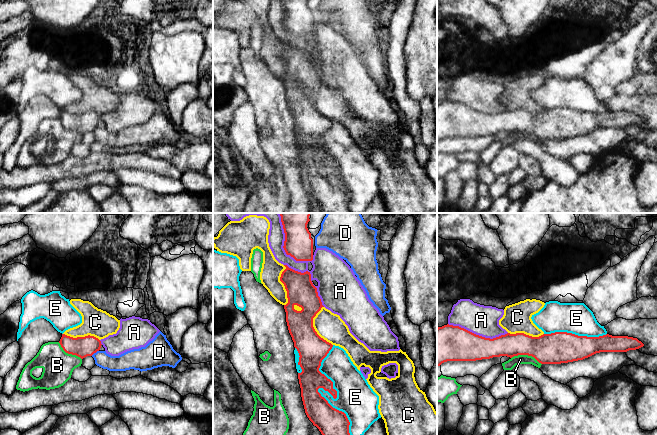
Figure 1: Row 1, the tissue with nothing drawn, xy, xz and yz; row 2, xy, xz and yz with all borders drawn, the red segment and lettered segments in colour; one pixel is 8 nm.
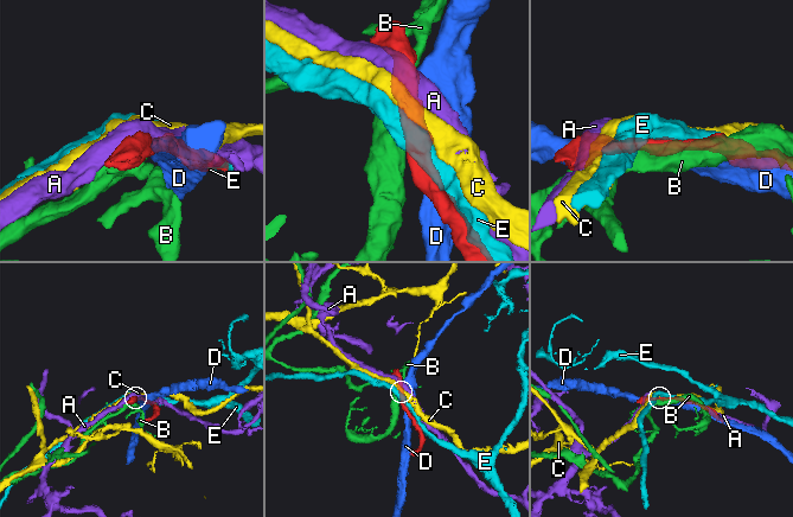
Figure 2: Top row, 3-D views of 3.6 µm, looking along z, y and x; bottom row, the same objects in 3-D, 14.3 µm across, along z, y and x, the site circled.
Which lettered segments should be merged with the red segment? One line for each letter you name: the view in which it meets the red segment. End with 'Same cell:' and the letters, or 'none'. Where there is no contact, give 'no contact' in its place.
Same cell: none

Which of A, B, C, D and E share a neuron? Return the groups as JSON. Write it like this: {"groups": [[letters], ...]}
{"groups": [["A"], ["B"], ["C"], ["D"], ["E"]]}

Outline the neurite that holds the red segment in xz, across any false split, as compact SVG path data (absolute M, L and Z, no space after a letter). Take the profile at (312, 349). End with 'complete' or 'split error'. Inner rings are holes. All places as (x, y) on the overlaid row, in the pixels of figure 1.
M287 265L284 266L286 269L282 272L280 281L287 291L288 303L284 305L284 309L288 330L294 342L294 347L300 356L298 365L301 367L302 372L298 373L298 379L305 413L322 435L350 435L350 422L346 414L333 408L318 392L319 388L323 388L334 399L337 398L337 391L333 388L333 382L319 371L322 360L327 356L333 345L321 338L313 327L313 318L324 307L318 296L317 288L311 281L310 272L301 273L289 268Z | complete

